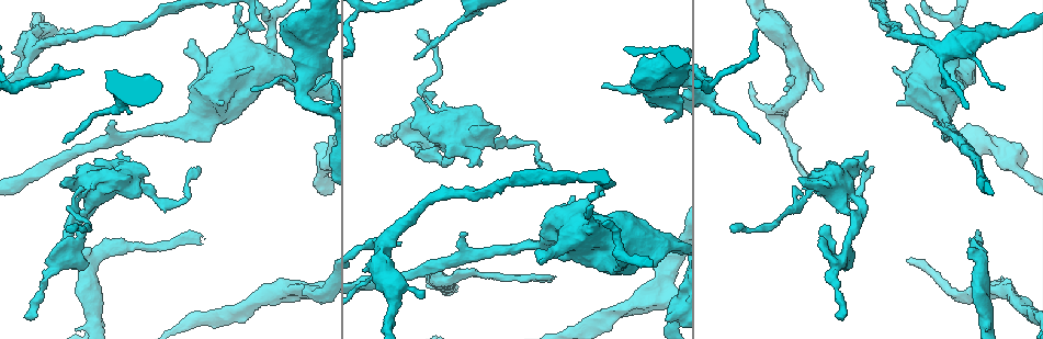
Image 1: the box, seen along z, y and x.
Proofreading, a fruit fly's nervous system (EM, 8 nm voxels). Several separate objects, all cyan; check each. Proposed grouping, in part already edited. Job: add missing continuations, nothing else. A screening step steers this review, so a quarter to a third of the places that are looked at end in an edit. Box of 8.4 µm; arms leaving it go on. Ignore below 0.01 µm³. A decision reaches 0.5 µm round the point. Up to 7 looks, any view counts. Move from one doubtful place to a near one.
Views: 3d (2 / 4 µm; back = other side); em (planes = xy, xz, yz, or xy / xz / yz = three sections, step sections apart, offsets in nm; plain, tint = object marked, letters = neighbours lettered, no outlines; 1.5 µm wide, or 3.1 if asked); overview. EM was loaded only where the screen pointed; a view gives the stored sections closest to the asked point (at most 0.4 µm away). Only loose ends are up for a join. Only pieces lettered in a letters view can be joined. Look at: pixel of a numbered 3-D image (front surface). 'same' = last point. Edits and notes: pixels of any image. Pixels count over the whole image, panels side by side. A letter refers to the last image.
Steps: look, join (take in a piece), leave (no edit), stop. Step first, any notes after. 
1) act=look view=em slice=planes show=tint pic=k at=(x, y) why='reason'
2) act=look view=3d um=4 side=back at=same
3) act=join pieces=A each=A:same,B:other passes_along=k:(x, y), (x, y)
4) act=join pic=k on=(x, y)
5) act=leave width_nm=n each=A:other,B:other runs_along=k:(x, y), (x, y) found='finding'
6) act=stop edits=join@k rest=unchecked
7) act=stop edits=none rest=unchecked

act=look view=3d um=4 pic=1 at=(414, 58) why='thin end'

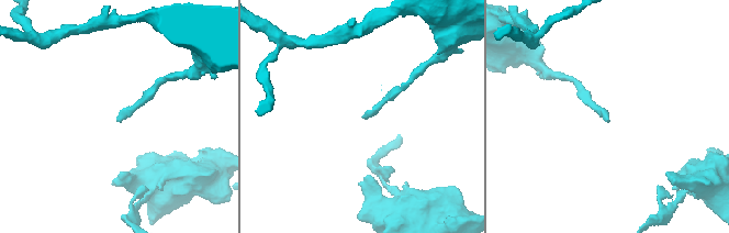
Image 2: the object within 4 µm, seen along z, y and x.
act=look view=em slice=xz step=4 show=tint pic=2 at=(118, 118) why='need the tissue'

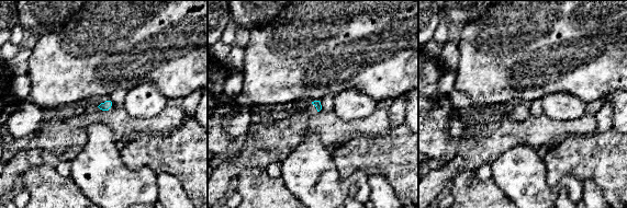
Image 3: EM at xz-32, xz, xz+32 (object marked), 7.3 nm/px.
act=look view=em slice=planes show=letters at=same why='another direction'

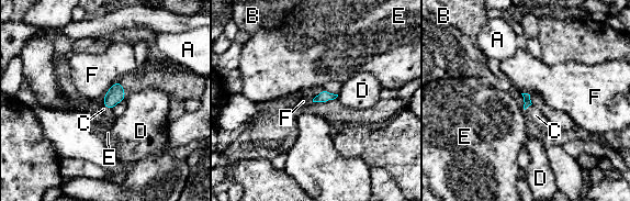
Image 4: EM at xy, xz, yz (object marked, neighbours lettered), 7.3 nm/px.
act=join pieces=C each=A:other,B:other,C:same,D:other,E:other,F:other passes_along=4:(527, 100), (528, 105), (536, 115) found='it goes on there'

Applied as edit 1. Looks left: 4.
act=look view=overview why='redraw'

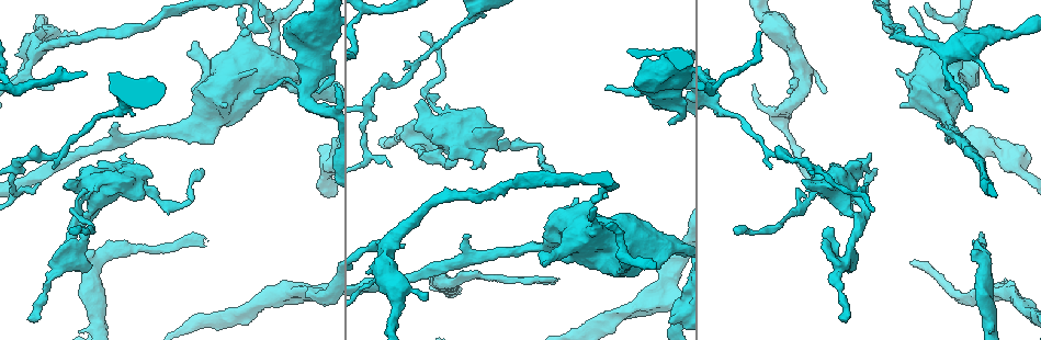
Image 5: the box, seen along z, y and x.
act=look view=3d um=4 pic=5 at=(115, 123)

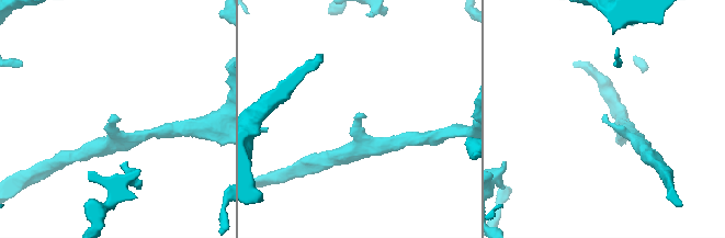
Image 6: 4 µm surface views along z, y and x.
act=look view=em slice=xz step=4 show=tint pic=6 at=(363, 116)

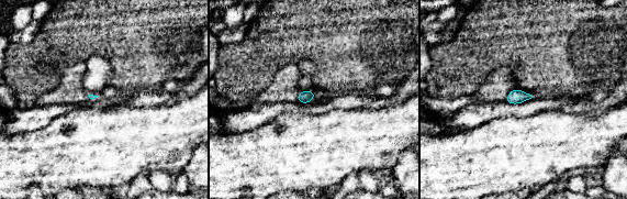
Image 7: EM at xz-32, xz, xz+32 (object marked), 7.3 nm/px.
act=look view=em slice=planes show=letters at=same

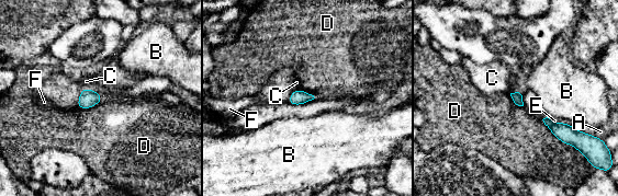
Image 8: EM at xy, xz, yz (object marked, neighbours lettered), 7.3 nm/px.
act=leave longest_contact=D:340nm each=A:other,B:other,C:other,D:other,E:other,F:other border=8:(541, 119), (555, 137), (575, 149) found='none of them fits'

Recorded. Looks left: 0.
act=stop edits=join@4 rest=unchecked

